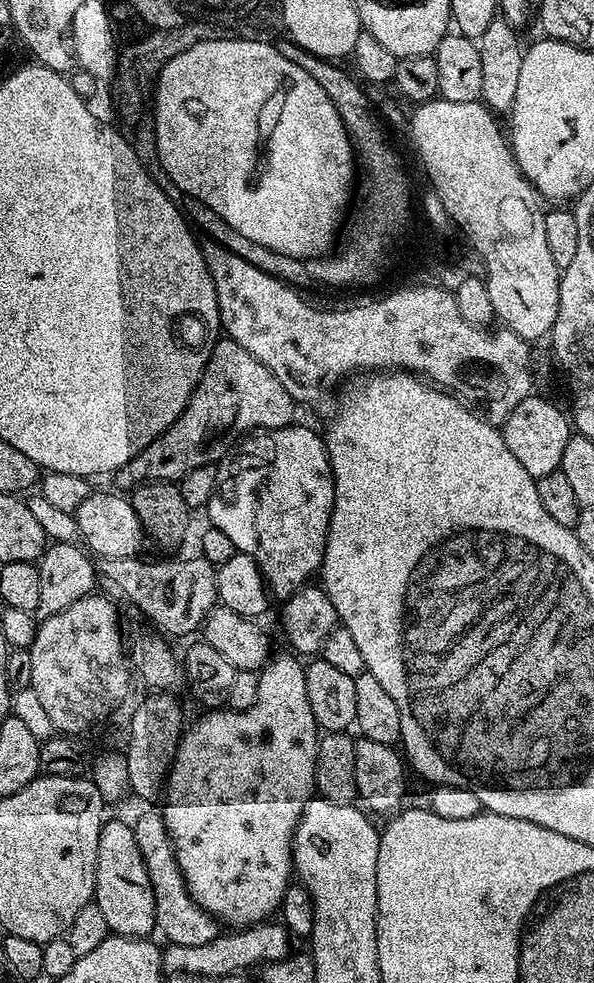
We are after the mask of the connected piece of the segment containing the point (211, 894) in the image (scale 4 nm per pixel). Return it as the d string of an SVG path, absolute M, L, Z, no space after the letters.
M273 655L270 662L264 665L259 673L258 702L254 702L254 706L250 706L250 710L242 710L241 712L208 710L203 713L205 716L198 717L193 724L191 721L185 727L184 734L180 737L180 745L176 750L172 769L168 771L168 783L162 793L162 801L164 800L162 815L166 822L166 830L172 839L176 861L182 870L182 878L186 882L188 892L199 908L210 913L212 919L221 925L229 924L227 927L232 930L250 928L253 924L263 924L271 917L268 916L271 912L273 915L279 909L289 884L294 880L292 839L305 806L308 805L309 800L313 799L316 792L318 725L310 710L310 698L306 698L305 665L295 655L287 655Z

